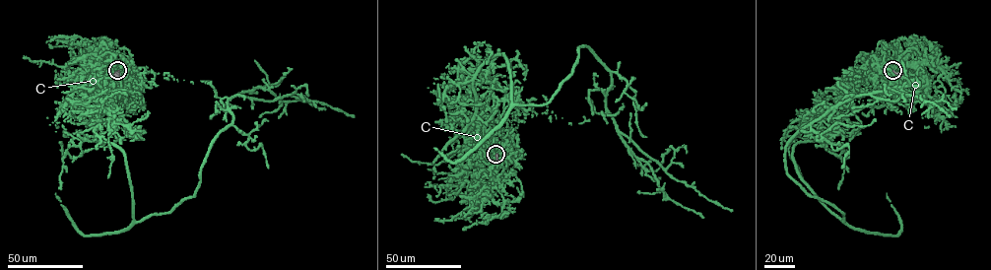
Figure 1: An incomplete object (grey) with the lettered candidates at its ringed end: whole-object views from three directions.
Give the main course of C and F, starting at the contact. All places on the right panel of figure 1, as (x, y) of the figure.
C: (892, 70), (846, 77), (853, 110), (793, 148), (843, 221), (810, 196), (785, 149), (838, 104), (950, 116)
F: (892, 70), (877, 66)

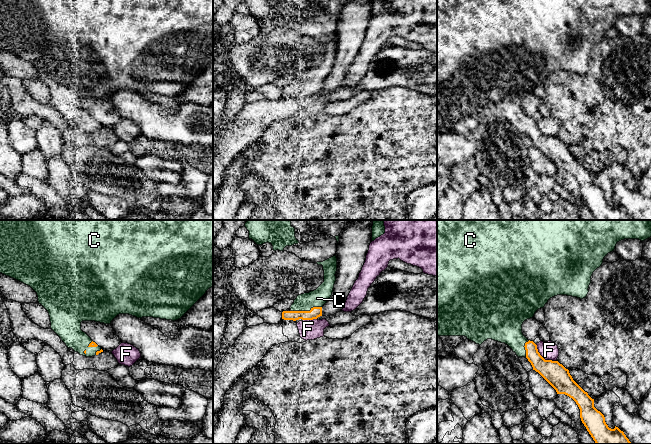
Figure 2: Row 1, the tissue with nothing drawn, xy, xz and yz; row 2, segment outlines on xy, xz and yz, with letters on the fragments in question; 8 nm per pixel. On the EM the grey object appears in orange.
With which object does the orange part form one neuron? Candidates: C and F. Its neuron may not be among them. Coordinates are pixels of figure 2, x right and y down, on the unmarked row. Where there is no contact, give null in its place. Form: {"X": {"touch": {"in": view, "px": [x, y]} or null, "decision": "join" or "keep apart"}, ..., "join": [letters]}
{"C": {"touch": {"in": "xz", "px": [306, 87]}, "decision": "join"}, "F": {"touch": {"in": "yz", "px": [542, 133]}, "decision": "keep apart"}, "join": ["C"]}

